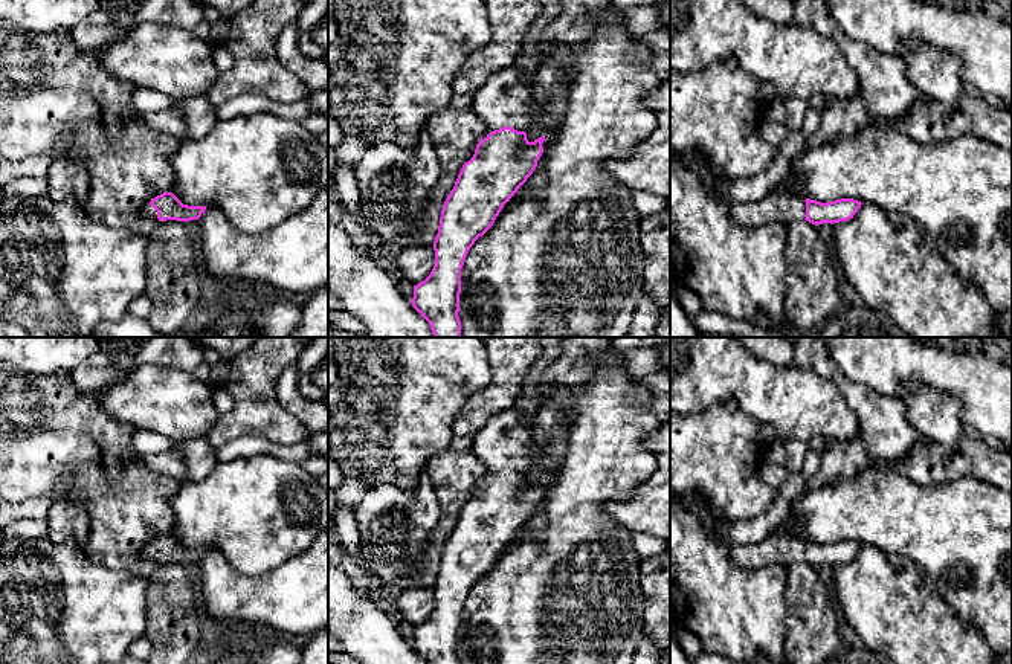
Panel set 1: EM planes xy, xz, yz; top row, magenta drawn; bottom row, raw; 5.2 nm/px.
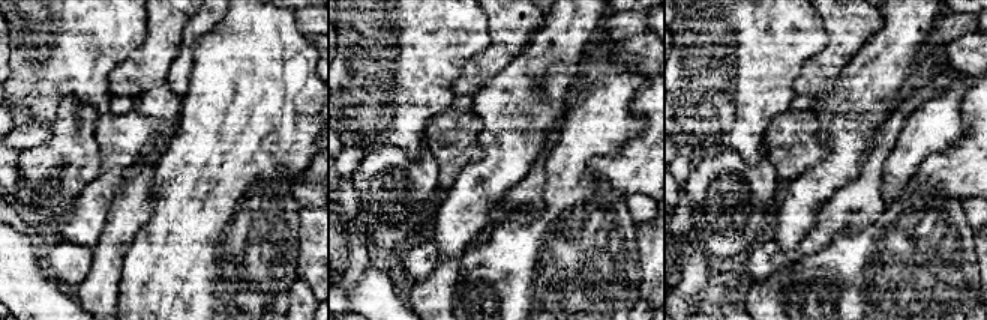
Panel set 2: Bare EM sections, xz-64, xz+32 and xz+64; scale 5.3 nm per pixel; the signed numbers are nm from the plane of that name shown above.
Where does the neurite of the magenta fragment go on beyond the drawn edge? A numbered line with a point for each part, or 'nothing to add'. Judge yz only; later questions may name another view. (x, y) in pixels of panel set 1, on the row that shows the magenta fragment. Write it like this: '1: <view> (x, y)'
1: yz (777, 206)

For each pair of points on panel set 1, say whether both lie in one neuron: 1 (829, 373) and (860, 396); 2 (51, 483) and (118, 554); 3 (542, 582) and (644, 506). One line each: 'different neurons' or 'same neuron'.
1: same neuron
2: same neuron
3: different neurons

